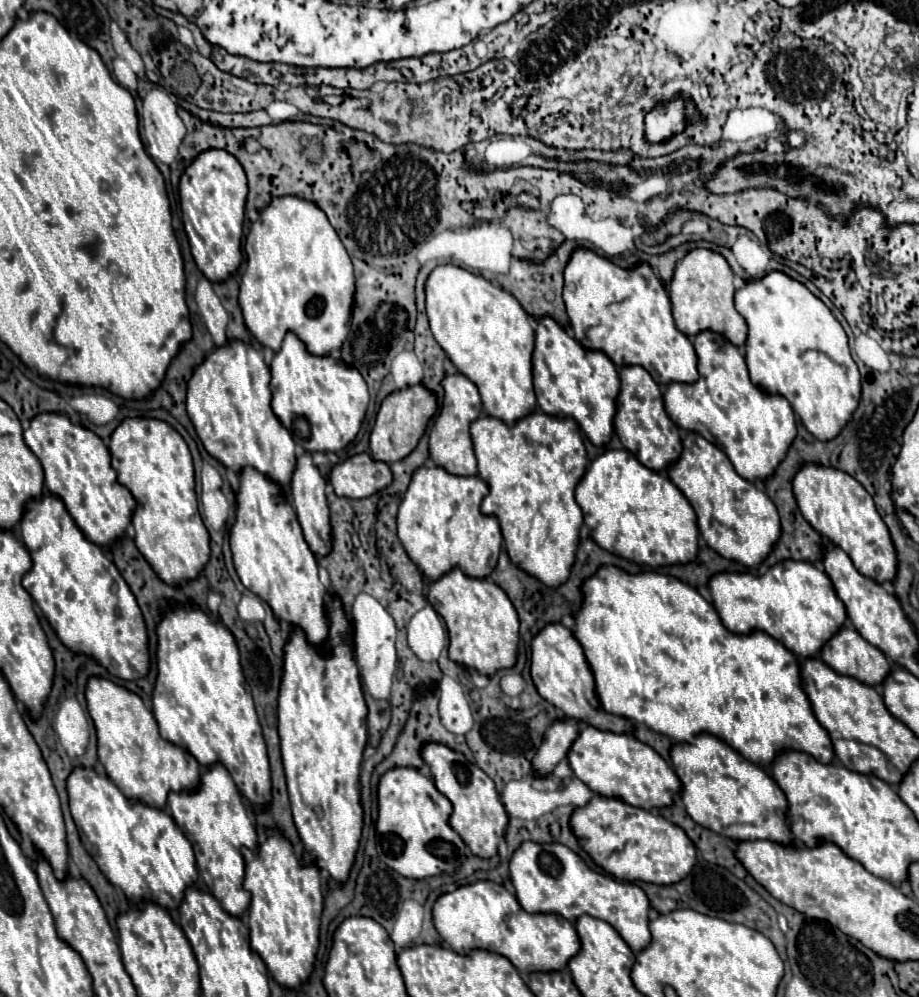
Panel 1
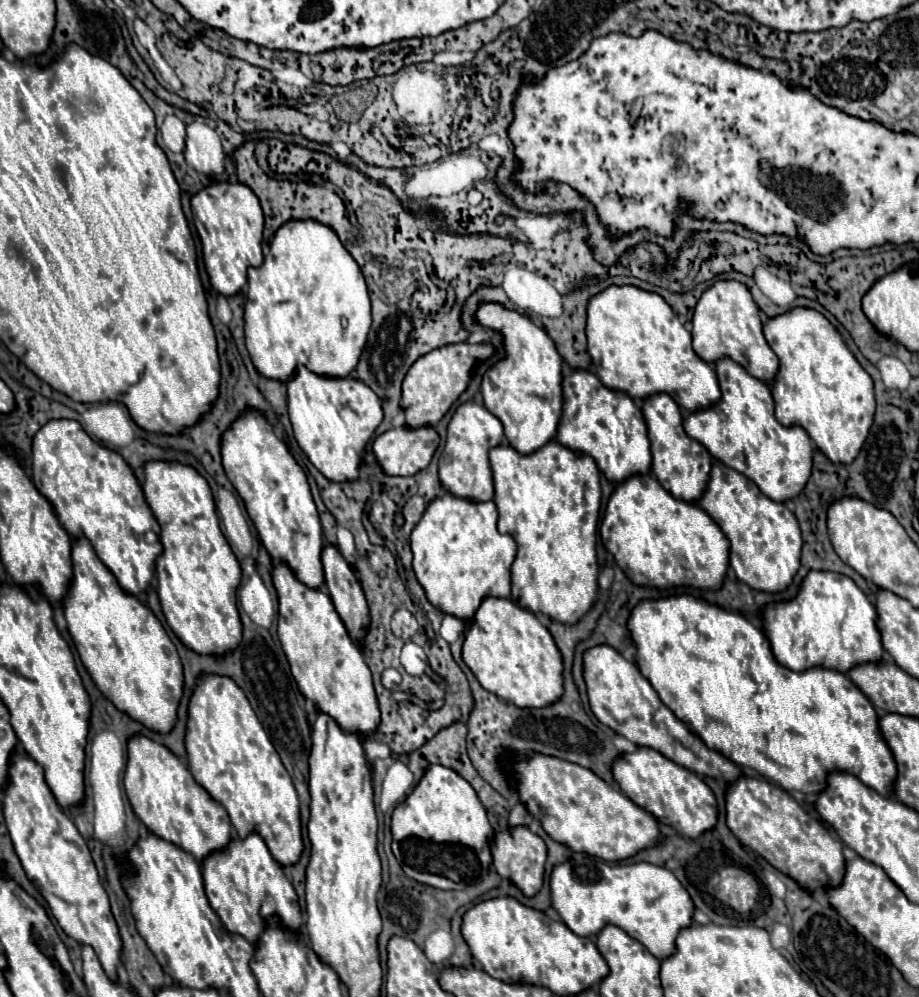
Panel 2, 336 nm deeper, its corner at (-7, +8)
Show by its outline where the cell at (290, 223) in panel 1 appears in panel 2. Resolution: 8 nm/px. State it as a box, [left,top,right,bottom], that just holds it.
[244,219,370,381]

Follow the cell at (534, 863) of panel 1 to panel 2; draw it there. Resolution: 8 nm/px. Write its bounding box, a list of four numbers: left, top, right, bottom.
[550,855,692,959]

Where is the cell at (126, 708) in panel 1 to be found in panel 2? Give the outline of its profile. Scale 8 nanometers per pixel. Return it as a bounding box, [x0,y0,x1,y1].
[124,735,232,861]

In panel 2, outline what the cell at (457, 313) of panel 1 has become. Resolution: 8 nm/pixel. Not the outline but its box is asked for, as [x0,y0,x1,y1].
[474,301,562,453]

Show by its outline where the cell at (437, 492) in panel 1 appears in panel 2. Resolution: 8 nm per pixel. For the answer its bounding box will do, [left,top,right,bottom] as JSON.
[412,493,516,621]

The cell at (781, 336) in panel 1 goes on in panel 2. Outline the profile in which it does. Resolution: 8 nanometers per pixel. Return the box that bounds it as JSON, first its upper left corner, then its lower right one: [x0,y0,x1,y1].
[764,307,876,463]

